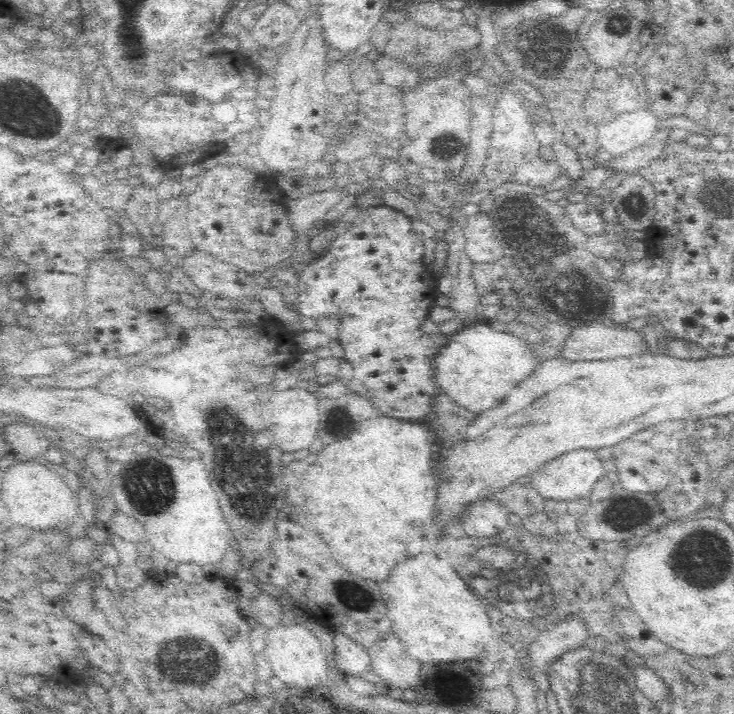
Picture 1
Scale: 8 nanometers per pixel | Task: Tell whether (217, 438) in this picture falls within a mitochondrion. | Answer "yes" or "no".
yes

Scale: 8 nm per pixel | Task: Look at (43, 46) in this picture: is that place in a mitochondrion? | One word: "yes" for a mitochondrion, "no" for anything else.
no

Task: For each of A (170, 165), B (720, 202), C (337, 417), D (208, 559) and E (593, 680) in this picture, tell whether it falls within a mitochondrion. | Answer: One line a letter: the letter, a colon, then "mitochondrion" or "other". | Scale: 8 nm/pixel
A: other
B: mitochondrion
C: mitochondrion
D: other
E: mitochondrion

